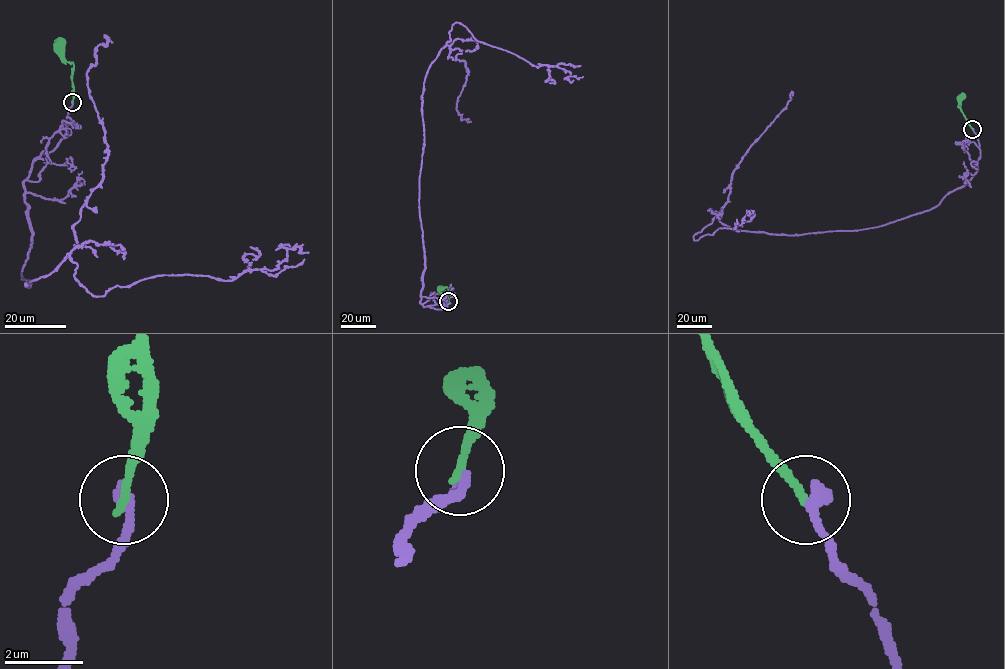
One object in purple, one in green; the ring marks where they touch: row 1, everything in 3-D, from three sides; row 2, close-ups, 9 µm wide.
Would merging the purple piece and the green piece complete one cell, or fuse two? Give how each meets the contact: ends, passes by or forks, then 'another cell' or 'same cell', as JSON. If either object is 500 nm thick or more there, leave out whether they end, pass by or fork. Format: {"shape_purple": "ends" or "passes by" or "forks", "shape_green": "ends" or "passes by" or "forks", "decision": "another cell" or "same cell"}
{"shape_purple": "ends", "shape_green": "ends", "decision": "another cell"}

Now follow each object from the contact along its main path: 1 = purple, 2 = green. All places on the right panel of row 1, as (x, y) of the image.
1: (973, 129), (977, 171), (928, 210), (798, 235), (732, 229), (715, 216), (693, 239), (737, 231), (747, 215)
2: (973, 129), (958, 106), (961, 98)

